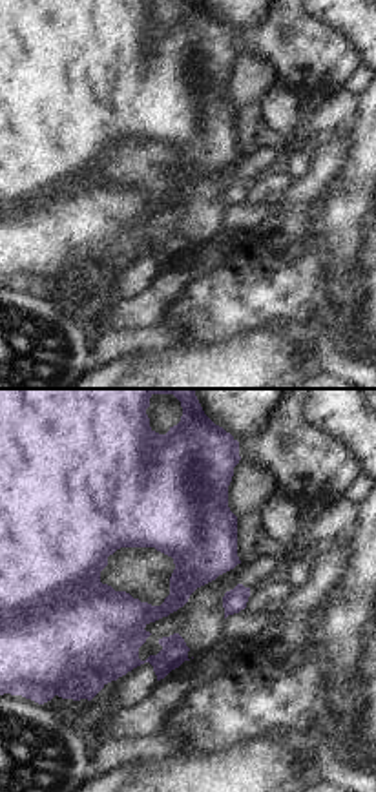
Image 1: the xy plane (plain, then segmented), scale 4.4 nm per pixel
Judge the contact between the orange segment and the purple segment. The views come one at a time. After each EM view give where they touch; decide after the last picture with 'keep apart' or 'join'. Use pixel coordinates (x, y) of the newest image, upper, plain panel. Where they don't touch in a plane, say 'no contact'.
no contact

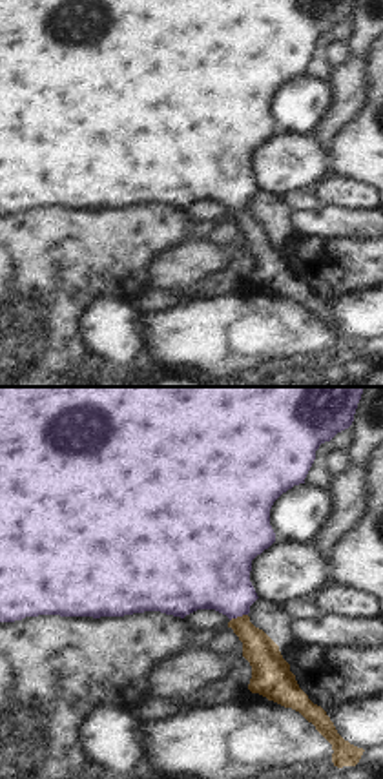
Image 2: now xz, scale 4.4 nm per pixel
meets orange at (238, 208)

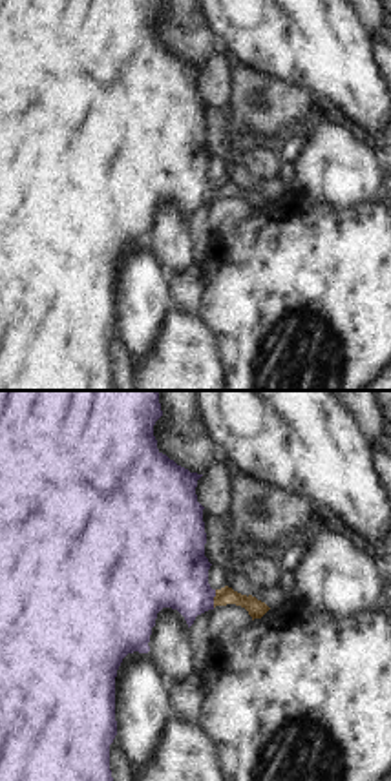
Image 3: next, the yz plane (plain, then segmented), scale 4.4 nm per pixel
meets orange at (214, 190)

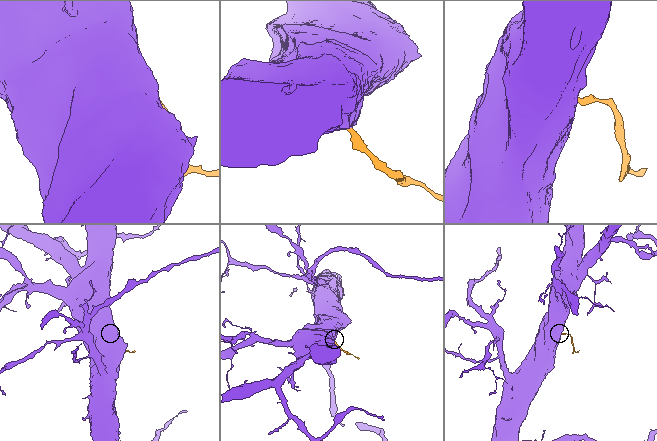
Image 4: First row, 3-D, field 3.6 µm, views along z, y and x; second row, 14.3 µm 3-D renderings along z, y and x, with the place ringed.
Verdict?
join

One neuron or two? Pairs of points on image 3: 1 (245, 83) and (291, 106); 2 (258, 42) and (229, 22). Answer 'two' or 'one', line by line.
1: one
2: one

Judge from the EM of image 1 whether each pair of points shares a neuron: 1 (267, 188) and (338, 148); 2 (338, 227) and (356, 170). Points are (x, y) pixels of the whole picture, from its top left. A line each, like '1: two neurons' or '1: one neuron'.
1: two neurons
2: one neuron

